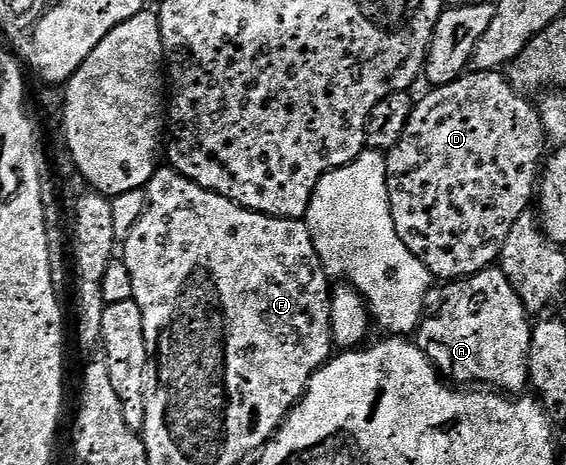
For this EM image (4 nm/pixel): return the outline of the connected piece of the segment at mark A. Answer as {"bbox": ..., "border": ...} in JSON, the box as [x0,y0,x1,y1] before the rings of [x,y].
{"bbox":[416,266,532,394],"border":[[[491,266],[483,272],[449,281],[439,290],[438,300],[442,305],[418,325],[416,343],[439,373],[458,386],[489,386],[506,394],[525,393],[522,391],[527,391],[530,382],[528,350],[532,320],[501,269]]]}

